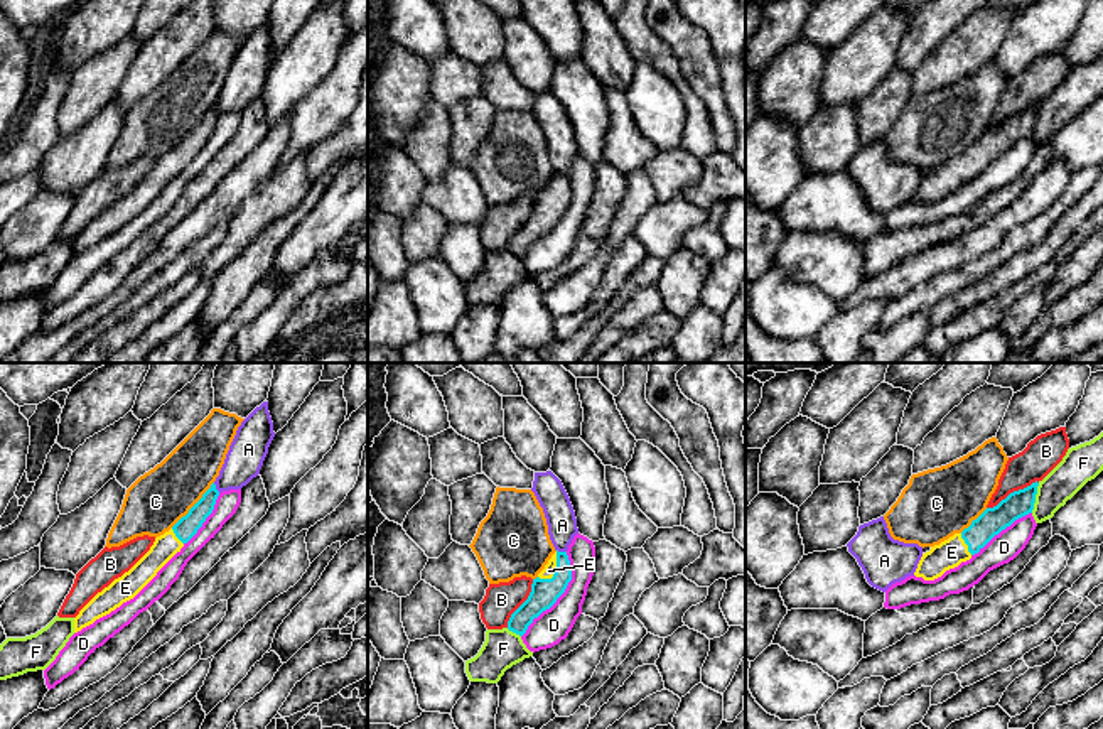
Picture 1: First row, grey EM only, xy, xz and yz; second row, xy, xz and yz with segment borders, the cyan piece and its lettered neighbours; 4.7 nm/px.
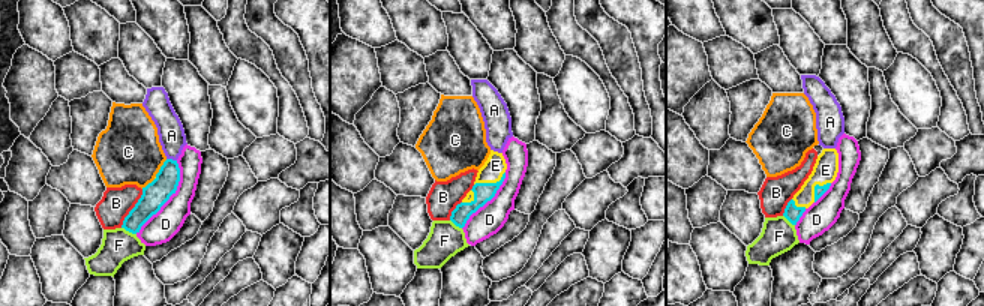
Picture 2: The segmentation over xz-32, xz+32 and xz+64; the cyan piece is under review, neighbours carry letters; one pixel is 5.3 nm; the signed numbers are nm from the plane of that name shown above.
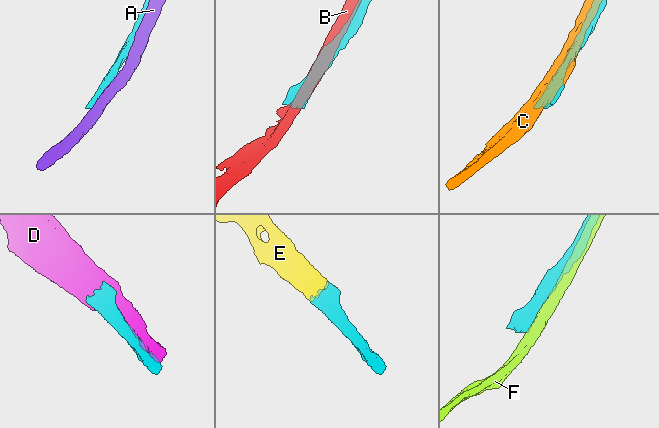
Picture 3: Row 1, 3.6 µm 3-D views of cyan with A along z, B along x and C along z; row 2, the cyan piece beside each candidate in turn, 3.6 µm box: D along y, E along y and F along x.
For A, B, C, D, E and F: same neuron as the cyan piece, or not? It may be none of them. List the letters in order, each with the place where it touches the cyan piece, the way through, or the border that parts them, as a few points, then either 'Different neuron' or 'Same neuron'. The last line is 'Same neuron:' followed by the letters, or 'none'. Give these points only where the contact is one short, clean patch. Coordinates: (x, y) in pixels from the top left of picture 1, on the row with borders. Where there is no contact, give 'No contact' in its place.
A: Touches cyan at xy (215, 488). Boundary: xy (213, 483), (220, 491). Different neuron
B: Touches cyan at yz (1014, 491). Different neuron
C: Touches cyan at xy (194, 505). Different neuron
D: Touches cyan at xz (560, 594). Different neuron
E: Touches cyan at xz (555, 571). Path across: xz (543, 594), (555, 571), (548, 571). Same neuron
F: Touches cyan at yz (1034, 498). Different neuron
Same neuron: E

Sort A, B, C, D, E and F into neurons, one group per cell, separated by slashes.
A / B / C / D / E / F

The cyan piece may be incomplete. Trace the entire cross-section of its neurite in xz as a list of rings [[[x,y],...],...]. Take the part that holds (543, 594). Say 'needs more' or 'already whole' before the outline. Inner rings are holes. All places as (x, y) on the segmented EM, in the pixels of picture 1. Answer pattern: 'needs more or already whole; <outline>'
needs more; [[[555,552],[545,569],[533,579],[528,599],[511,614],[508,629],[523,636],[543,611],[550,609],[572,580],[567,552]]]

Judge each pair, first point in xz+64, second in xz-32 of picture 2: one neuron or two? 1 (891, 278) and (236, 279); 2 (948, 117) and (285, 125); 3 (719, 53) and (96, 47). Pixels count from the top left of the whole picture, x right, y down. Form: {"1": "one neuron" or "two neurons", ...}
{"1": "one neuron", "2": "one neuron", "3": "two neurons"}

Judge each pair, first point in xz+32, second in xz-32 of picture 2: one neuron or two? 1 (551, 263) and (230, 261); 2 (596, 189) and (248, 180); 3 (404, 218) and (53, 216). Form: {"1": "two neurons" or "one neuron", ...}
{"1": "one neuron", "2": "two neurons", "3": "two neurons"}

